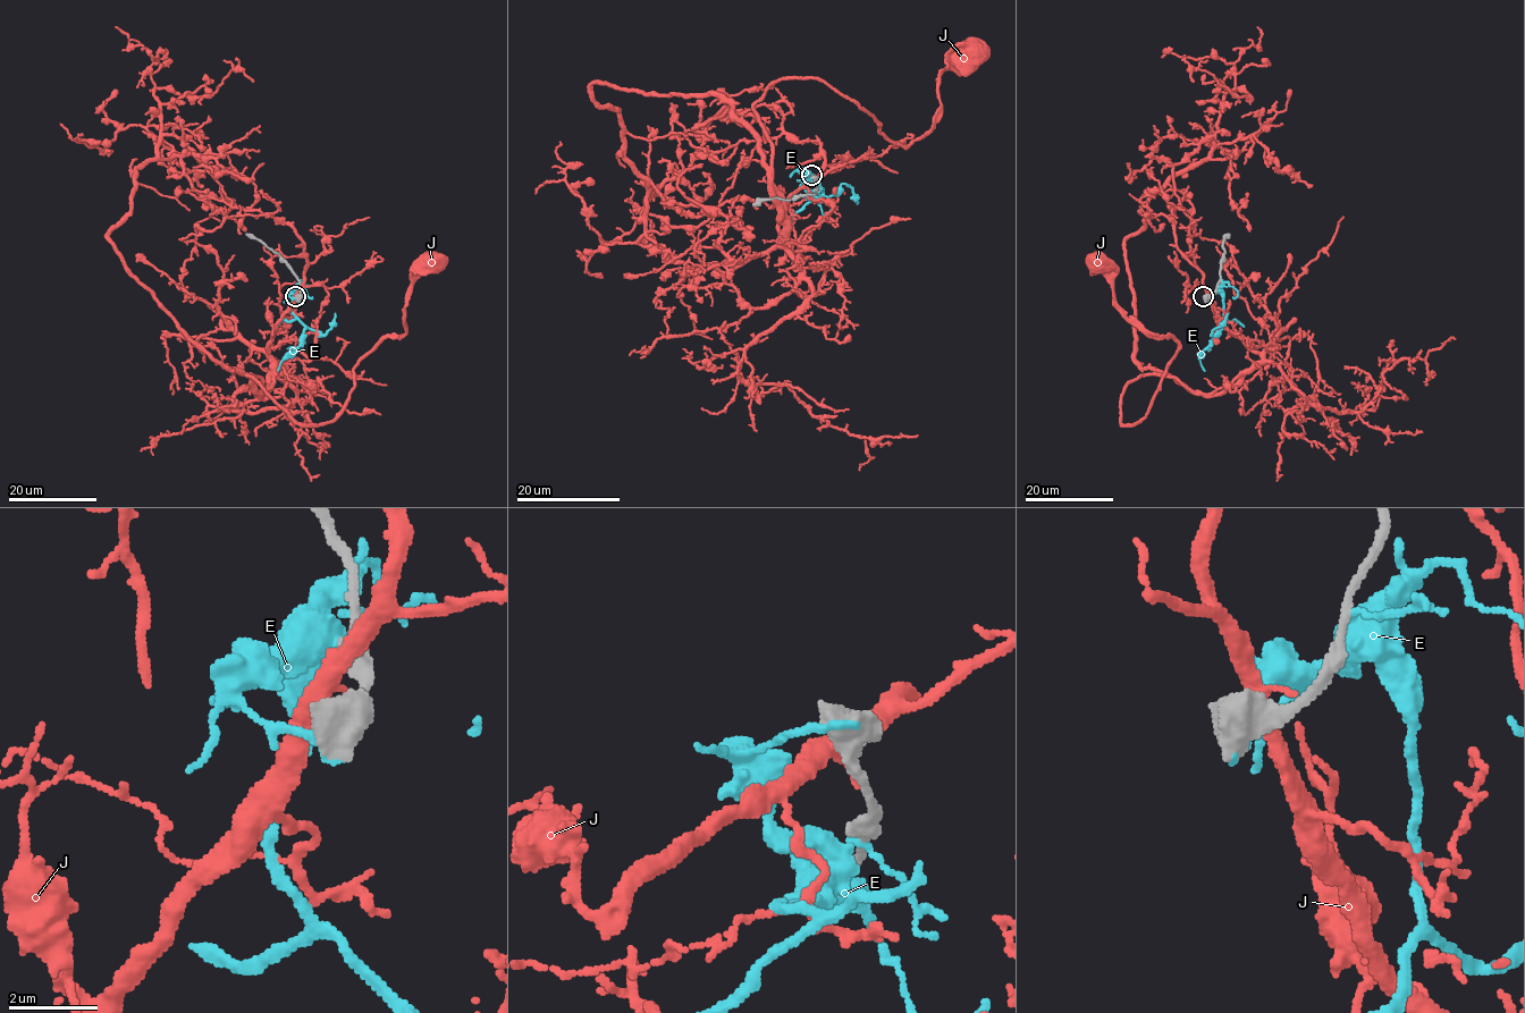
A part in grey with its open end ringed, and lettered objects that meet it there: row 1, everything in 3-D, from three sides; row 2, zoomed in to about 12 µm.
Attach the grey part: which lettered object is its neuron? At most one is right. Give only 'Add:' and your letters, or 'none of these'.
Add: none of these

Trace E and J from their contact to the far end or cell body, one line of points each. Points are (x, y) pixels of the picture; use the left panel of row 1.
E: (297, 300), (289, 295), (294, 290), (292, 313), (304, 328), (303, 342), (277, 370)
J: (297, 295), (268, 386), (246, 374), (320, 425), (354, 365), (406, 331), (412, 273), (434, 261)

